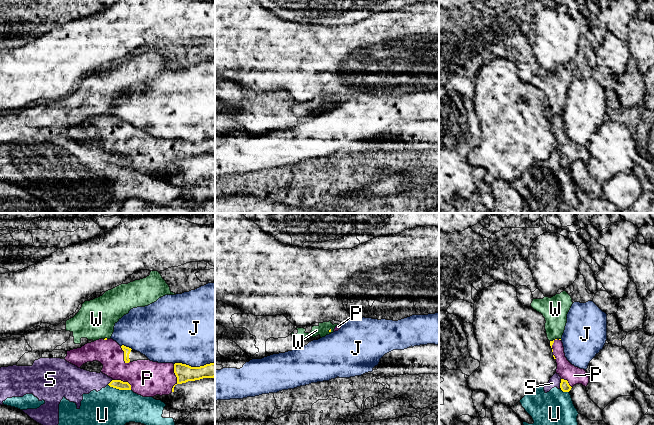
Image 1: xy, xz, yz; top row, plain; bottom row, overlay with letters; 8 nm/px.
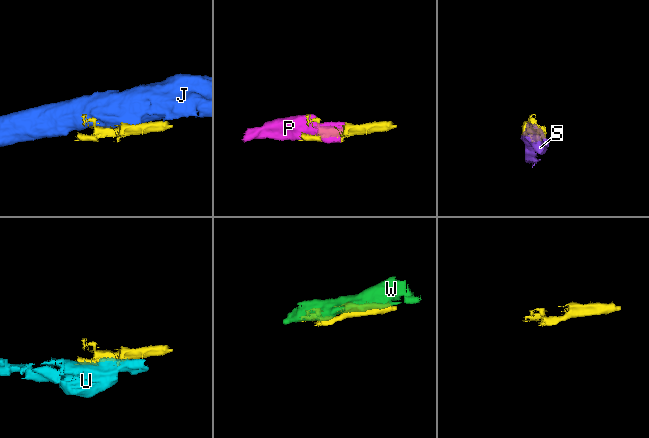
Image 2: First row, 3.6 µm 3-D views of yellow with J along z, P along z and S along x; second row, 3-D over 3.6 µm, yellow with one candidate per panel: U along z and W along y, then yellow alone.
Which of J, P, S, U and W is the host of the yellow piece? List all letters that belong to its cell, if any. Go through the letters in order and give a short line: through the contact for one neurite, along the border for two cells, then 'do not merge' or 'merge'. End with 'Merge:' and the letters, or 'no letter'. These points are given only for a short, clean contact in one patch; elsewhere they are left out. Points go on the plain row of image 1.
J: do not merge
P: merge
S: line yz (561, 155), (560, 164); do not merge
U: do not merge
W: line xz (330, 104), (329, 108); do not merge
Merge: P

